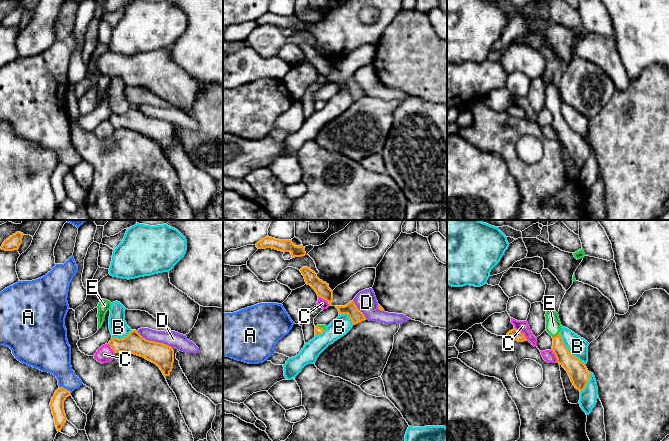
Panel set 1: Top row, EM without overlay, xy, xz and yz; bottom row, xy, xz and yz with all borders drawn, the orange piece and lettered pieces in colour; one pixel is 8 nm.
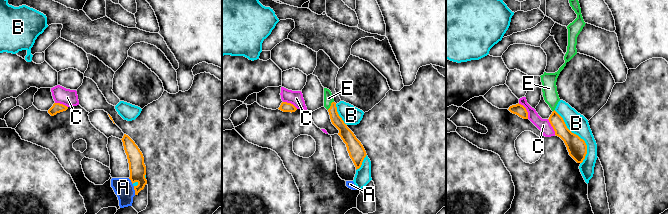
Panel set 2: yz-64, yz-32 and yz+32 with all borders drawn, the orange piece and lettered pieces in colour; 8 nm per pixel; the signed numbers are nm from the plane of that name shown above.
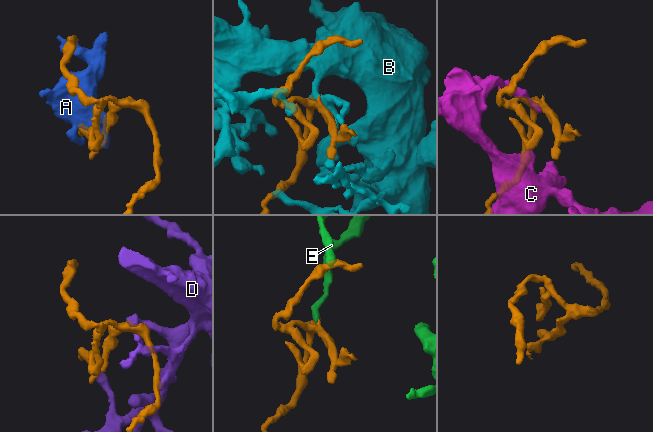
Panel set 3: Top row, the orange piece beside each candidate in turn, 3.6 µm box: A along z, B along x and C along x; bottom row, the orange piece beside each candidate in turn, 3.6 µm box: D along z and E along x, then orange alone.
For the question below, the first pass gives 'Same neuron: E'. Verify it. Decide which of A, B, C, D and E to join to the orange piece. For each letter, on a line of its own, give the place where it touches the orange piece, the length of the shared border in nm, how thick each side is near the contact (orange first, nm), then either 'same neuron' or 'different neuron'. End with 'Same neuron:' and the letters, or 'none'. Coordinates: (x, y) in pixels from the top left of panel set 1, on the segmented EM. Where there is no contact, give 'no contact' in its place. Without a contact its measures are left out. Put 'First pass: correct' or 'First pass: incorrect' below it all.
A: xy (65, 389) | 110 nm | 110/220 nm | different neuron
B: yz (568, 350) | 340 nm | 160/160 nm | different neuron
C: yz (522, 333) | 140 nm | 90/90 nm | different neuron
D: xy (153, 341) | 320 nm | 180/130 nm | different neuron
E: yz (557, 335) | 80 nm | 140/130 nm | same neuron
Same neuron: E
First pass: correct

